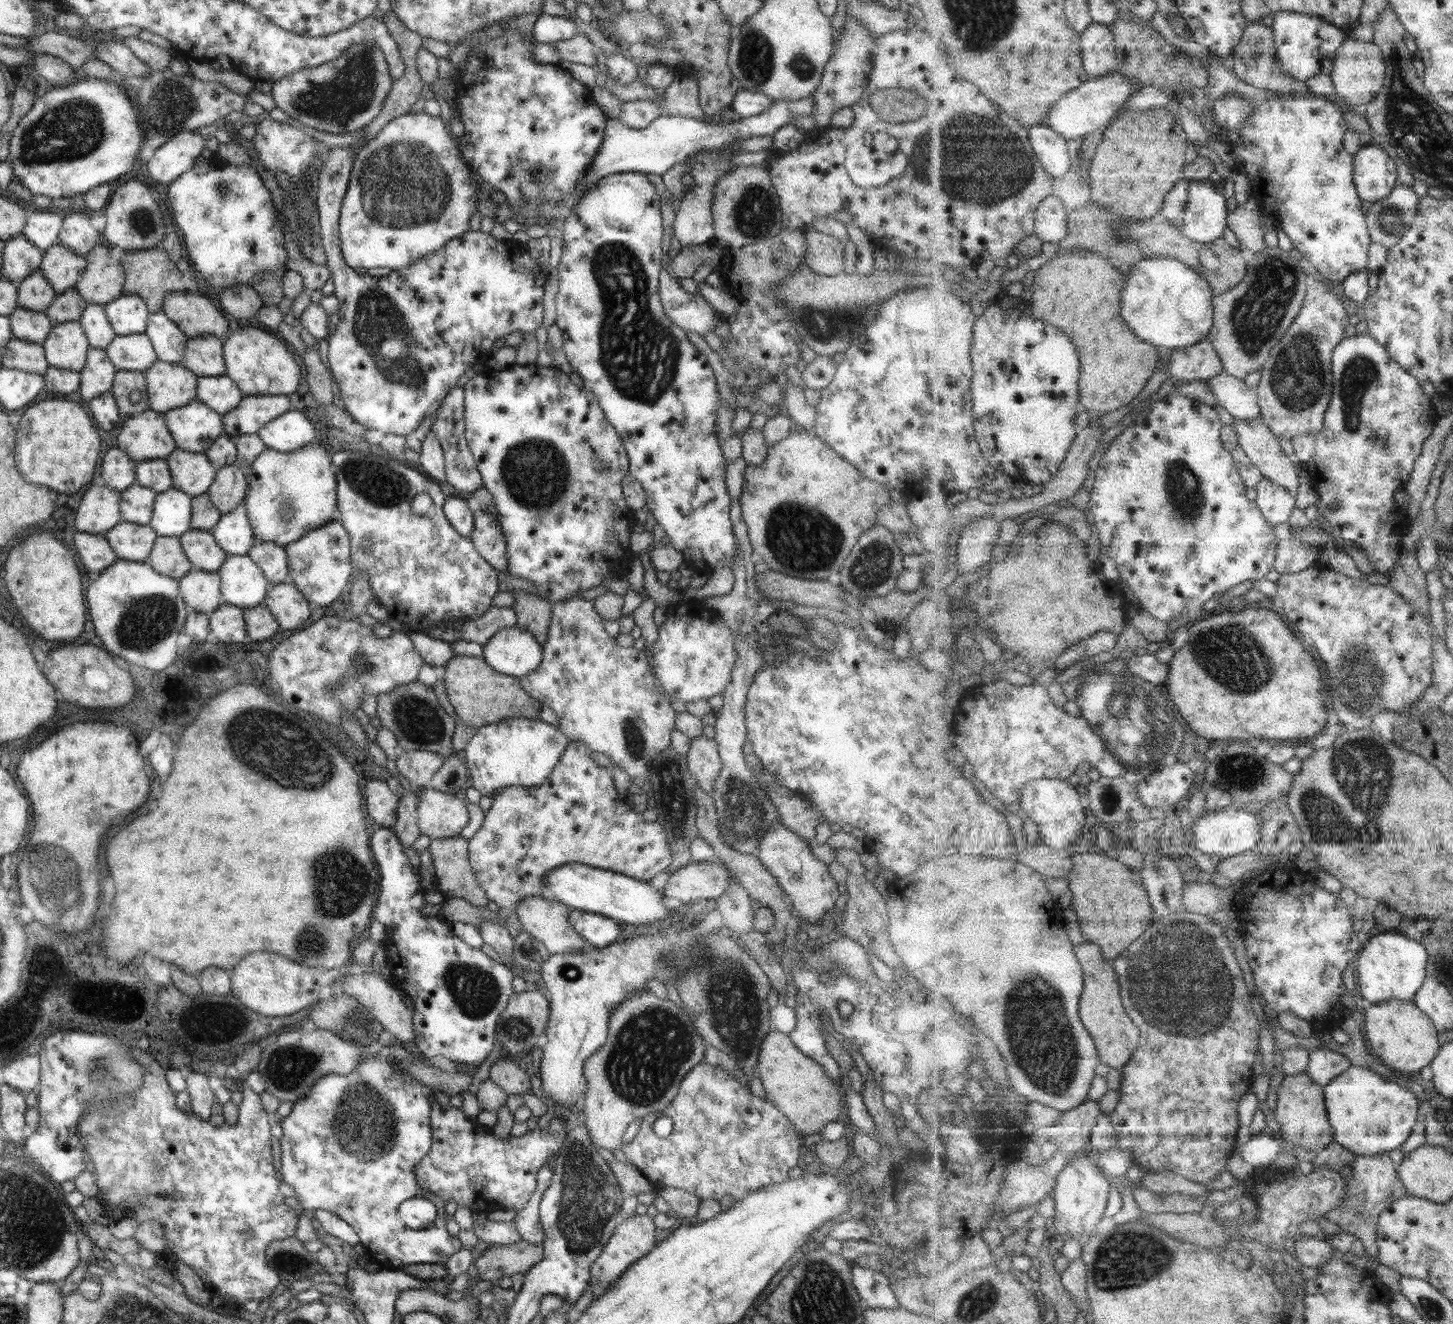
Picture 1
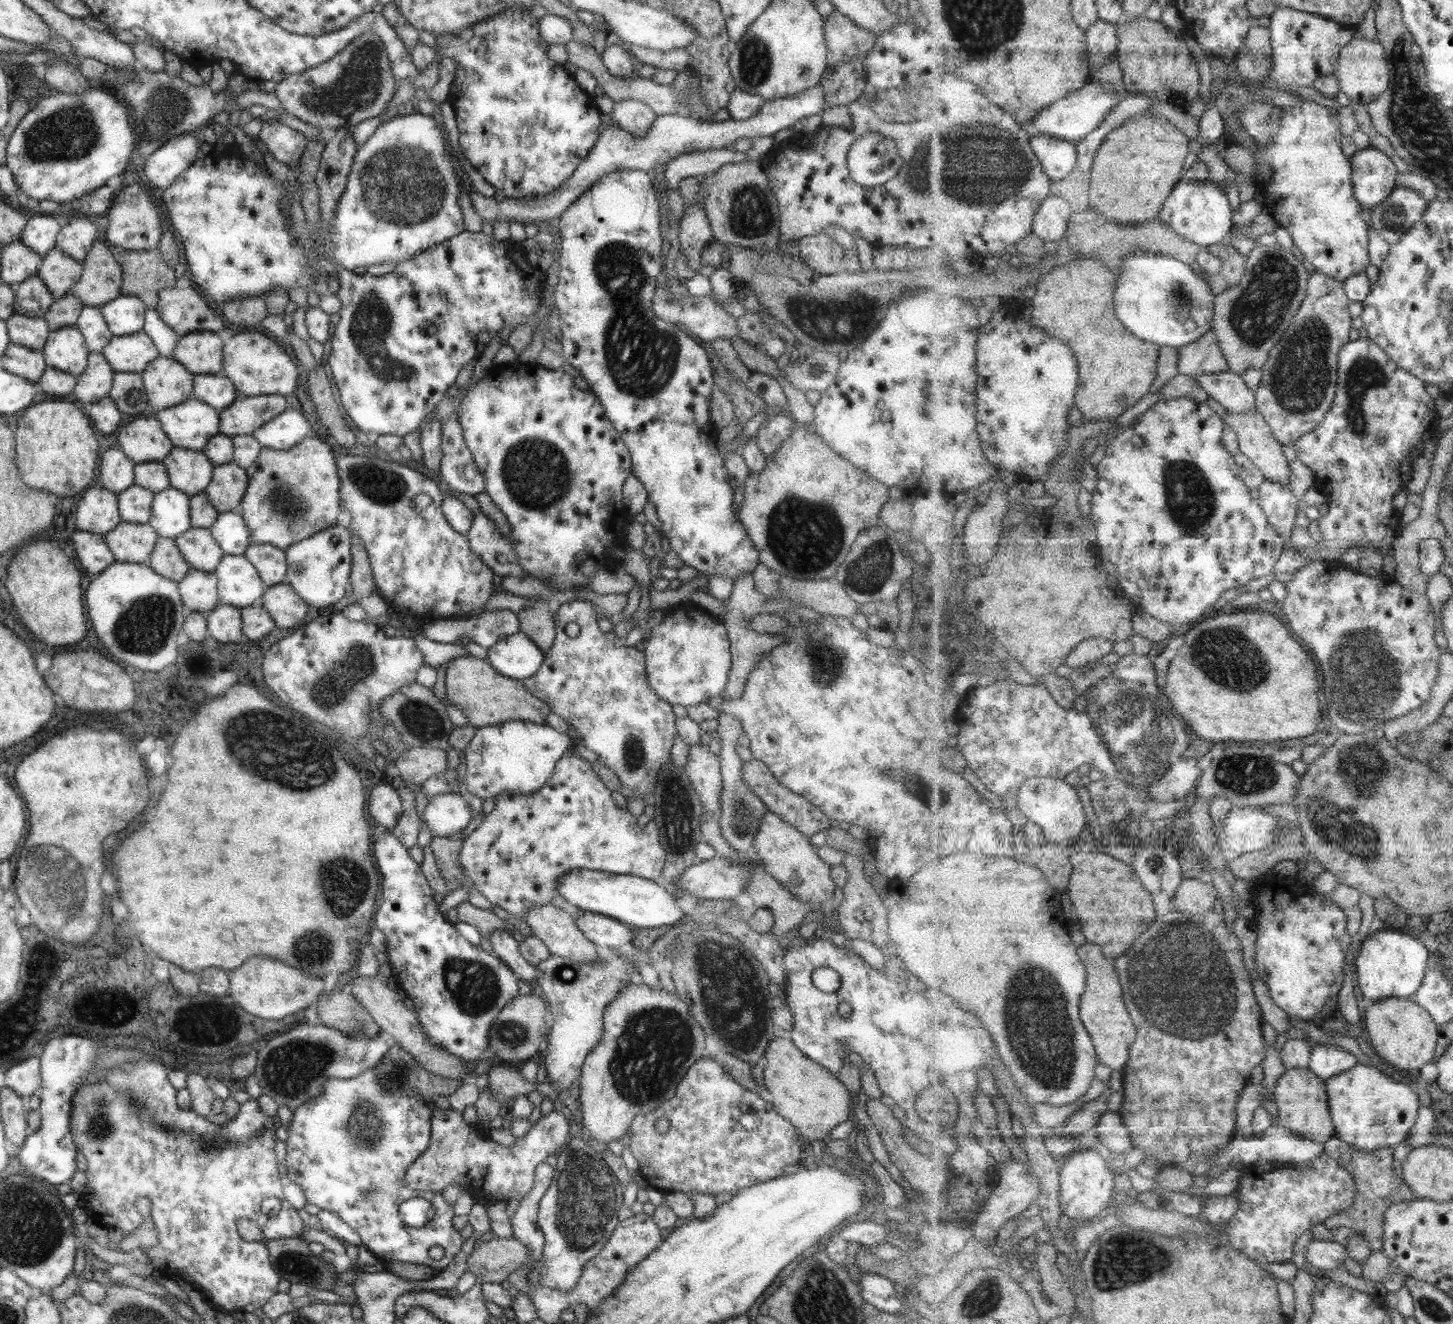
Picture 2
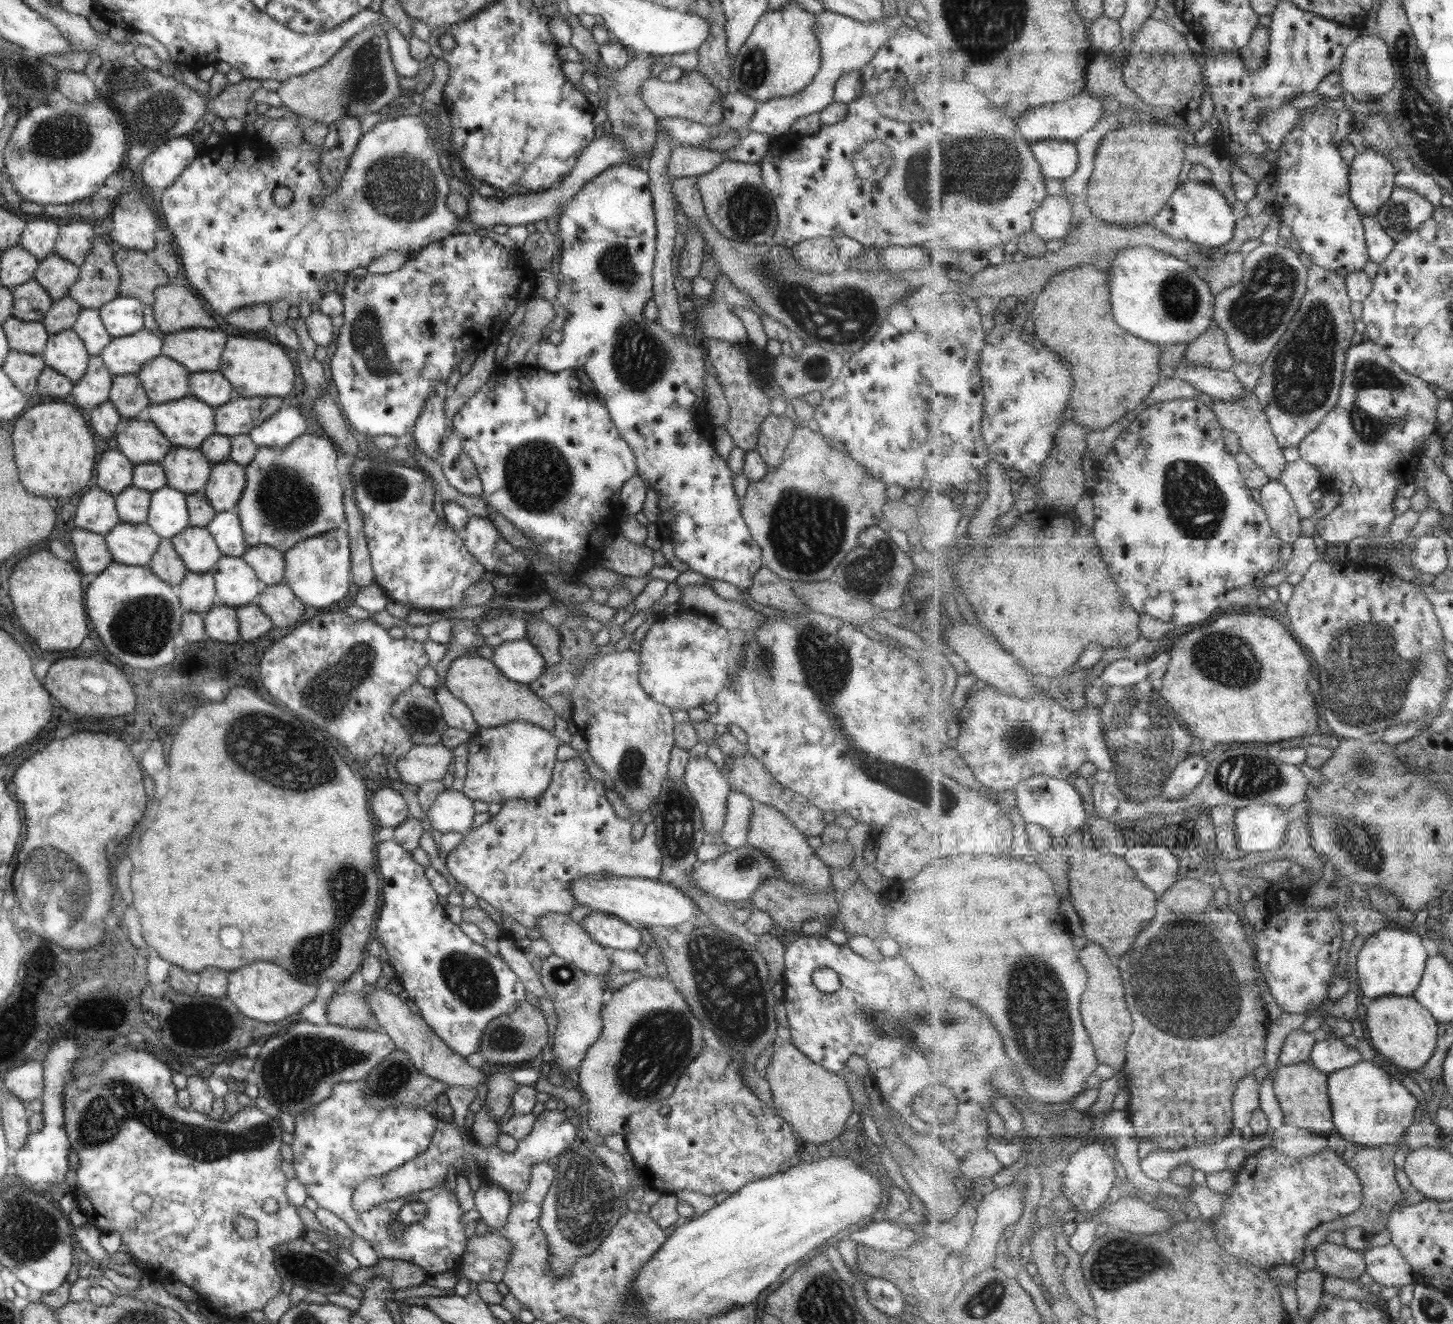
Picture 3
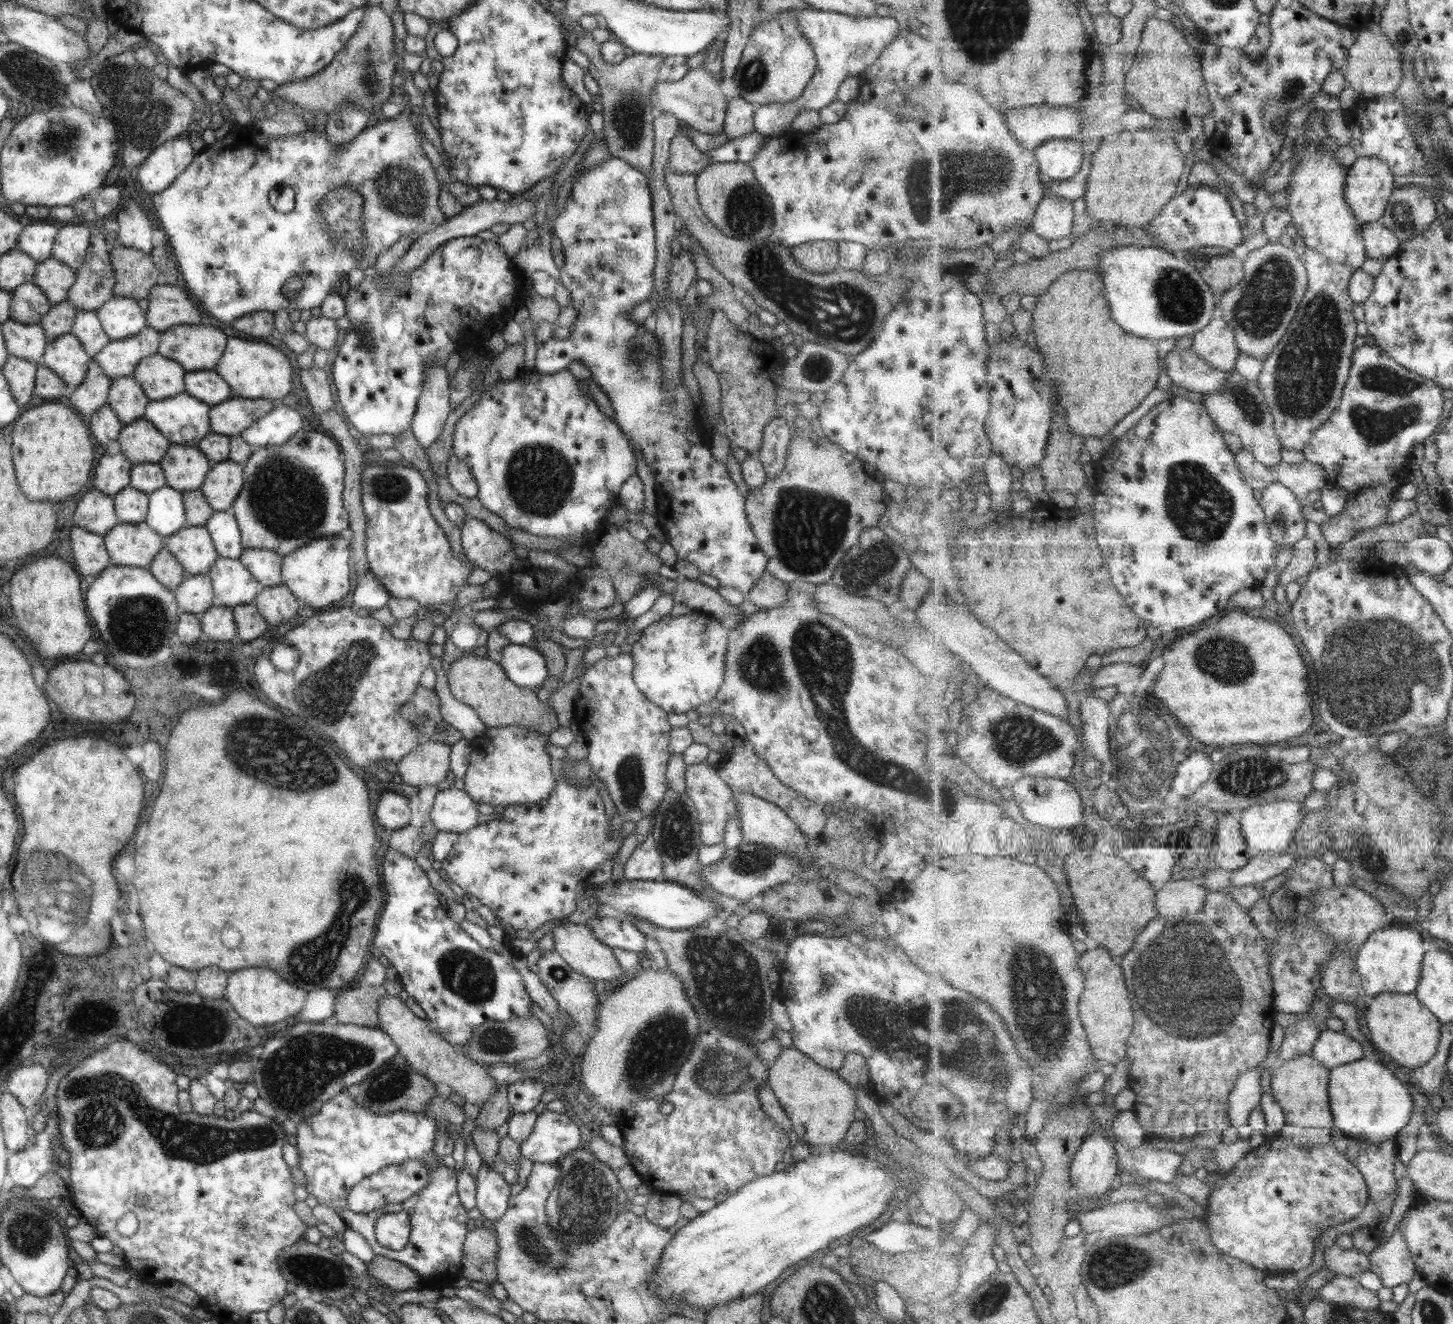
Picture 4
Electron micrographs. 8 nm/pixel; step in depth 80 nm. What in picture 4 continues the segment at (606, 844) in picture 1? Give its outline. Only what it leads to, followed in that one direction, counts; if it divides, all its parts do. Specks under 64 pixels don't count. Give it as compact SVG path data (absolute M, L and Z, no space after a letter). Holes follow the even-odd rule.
M555 767L554 773L553 788L547 798L529 805L507 805L498 820L480 821L475 827L457 834L456 842L440 861L447 880L478 898L503 923L503 926L487 926L486 930L491 939L504 945L507 943L503 939L503 927L525 928L531 933L544 922L566 919L575 910L577 893L587 877L606 860L615 863L622 845L621 830L611 828L594 781L579 788L561 777ZM649 832L645 840L637 843L622 866L622 878L627 881L657 881L662 876L662 860Z

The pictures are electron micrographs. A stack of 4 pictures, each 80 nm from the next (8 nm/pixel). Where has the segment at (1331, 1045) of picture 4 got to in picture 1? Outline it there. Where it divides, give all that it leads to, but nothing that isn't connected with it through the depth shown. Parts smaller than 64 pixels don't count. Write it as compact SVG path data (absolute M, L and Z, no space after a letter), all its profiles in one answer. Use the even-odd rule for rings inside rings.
M1312 1048L1310 1064L1306 1072L1311 1074L1313 1083L1325 1088L1333 1080L1337 1079L1347 1069L1352 1068L1351 1060L1343 1054L1337 1054L1333 1050Z

